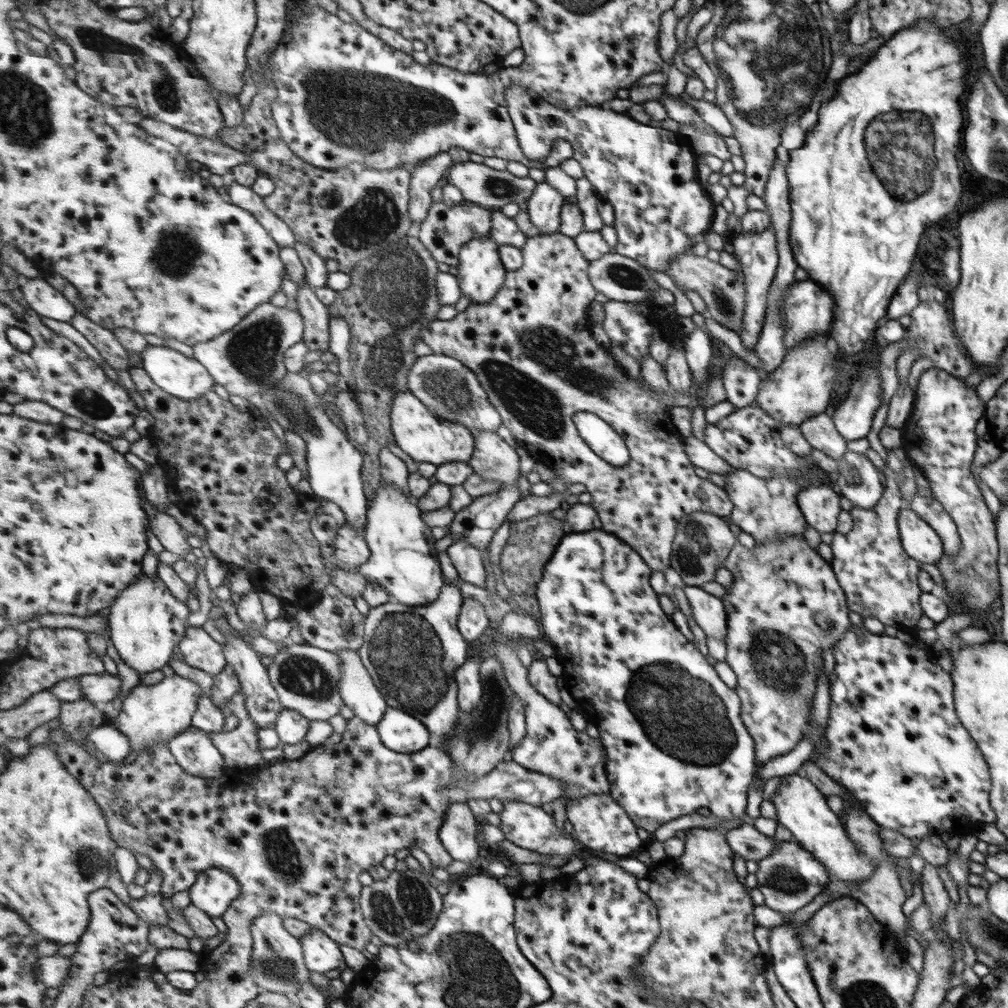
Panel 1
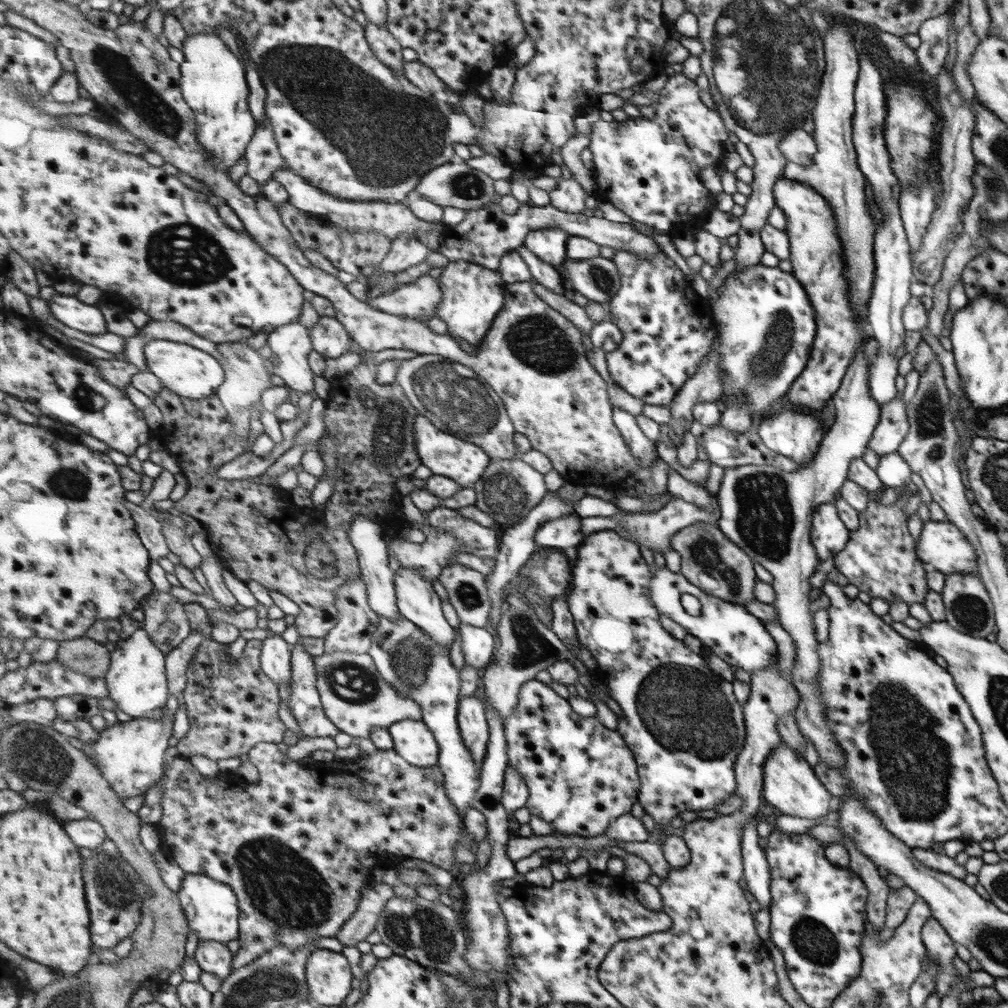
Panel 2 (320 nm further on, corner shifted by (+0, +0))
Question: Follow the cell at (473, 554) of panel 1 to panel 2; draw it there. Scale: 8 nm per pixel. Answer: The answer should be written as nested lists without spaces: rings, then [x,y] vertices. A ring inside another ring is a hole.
[[[463,565],[445,567],[438,580],[447,591],[450,604],[457,612],[461,623],[470,623],[471,626],[489,627],[492,600],[487,576]]]

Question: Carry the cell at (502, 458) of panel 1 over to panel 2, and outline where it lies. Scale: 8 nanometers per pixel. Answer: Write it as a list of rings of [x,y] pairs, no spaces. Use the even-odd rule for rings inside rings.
[[[501,458],[491,460],[486,474],[473,488],[478,494],[476,506],[503,528],[511,528],[521,523],[550,492],[545,474],[538,472],[531,464],[520,458],[507,461]]]

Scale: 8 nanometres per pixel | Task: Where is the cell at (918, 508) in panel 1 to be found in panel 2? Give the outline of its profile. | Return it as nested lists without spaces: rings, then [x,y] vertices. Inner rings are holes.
[[[966,572],[947,574],[940,595],[944,606],[944,621],[950,623],[955,630],[977,638],[985,638],[993,630],[993,605],[976,574],[967,574]]]

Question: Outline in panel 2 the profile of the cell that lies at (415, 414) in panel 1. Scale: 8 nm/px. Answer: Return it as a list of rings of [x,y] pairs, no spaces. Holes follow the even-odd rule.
[[[418,414],[414,424],[415,448],[419,452],[422,464],[428,467],[435,475],[445,476],[455,480],[462,489],[474,487],[491,465],[491,458],[487,452],[475,443],[466,442],[458,435],[447,434],[431,422],[426,415]]]

